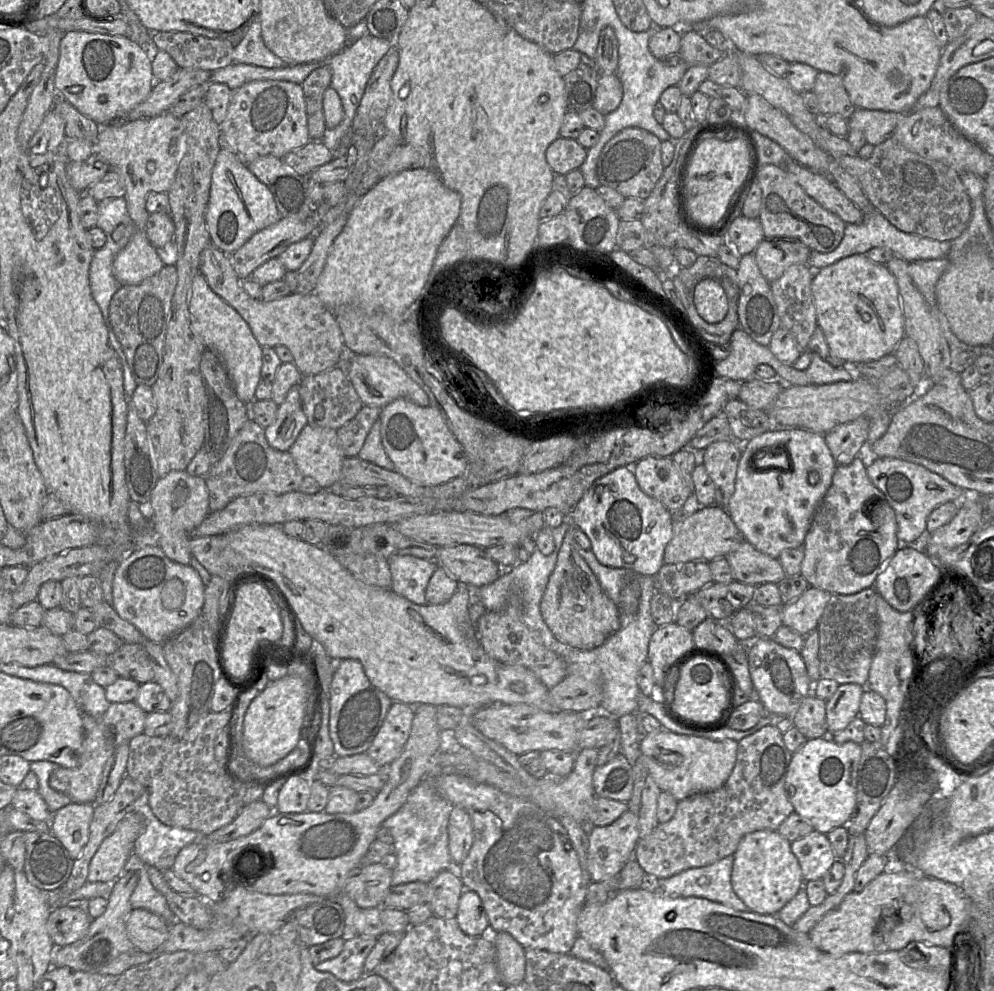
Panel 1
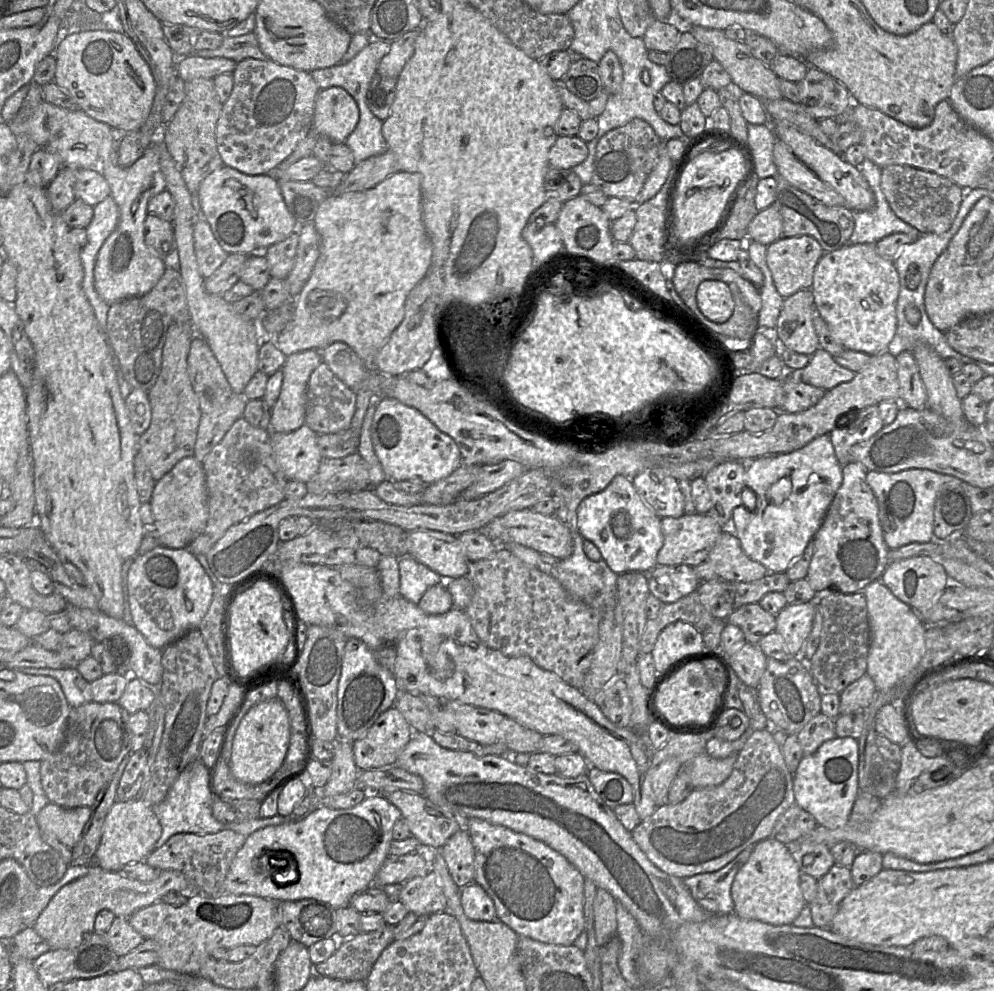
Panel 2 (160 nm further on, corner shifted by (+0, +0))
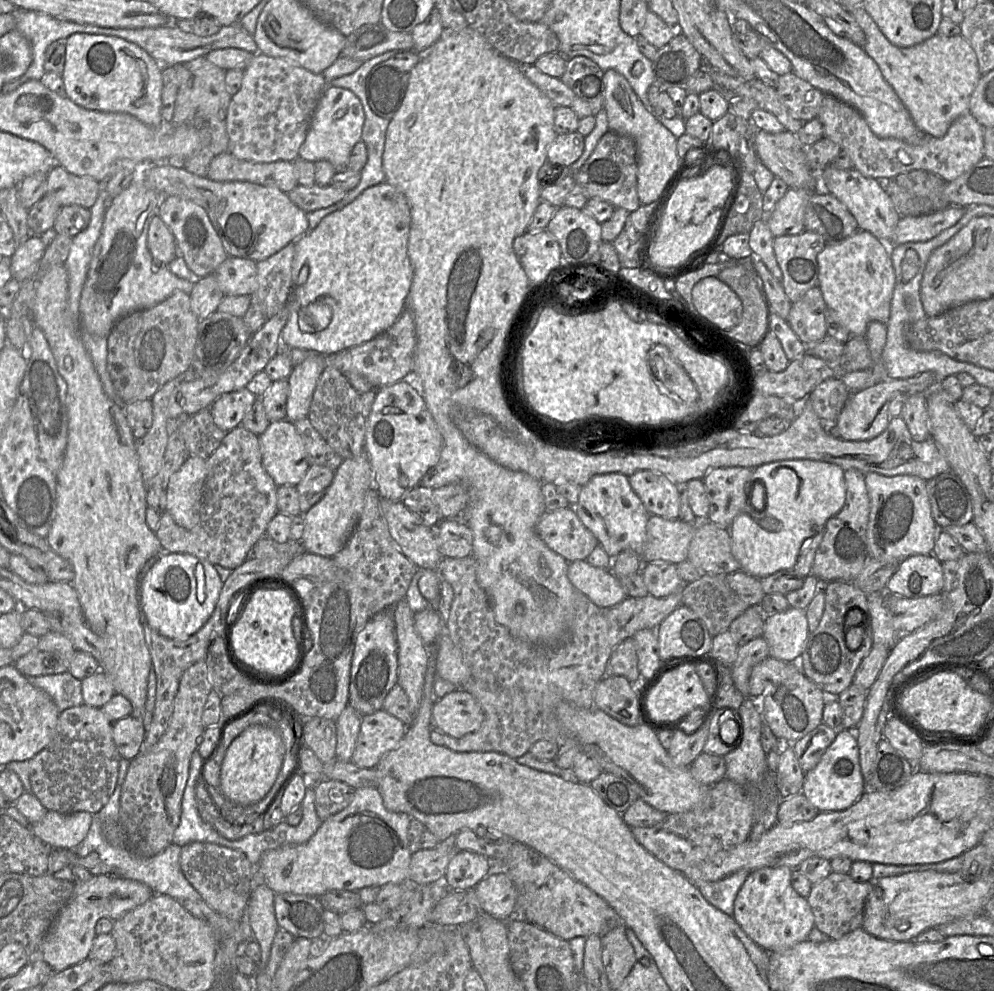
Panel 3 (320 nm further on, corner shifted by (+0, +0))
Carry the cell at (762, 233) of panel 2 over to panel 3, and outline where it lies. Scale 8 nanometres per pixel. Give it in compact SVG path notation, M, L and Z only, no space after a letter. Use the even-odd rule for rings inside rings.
M788 189L774 210L766 215L774 237L797 235L805 230L804 214L812 193L804 189Z

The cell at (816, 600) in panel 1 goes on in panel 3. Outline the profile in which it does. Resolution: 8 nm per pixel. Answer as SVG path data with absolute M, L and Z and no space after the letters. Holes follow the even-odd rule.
M789 607L786 611L765 615L762 637L769 647L769 657L798 662L809 636L806 611Z

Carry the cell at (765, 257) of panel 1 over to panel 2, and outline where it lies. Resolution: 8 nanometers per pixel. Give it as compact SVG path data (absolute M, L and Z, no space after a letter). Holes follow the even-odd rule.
M812 236L781 238L767 246L767 265L778 293L785 299L802 289L810 289L814 270L824 254L820 243Z

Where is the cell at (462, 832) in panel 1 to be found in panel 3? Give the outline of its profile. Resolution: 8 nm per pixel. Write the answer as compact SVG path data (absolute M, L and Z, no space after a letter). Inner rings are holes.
M456 850L442 881L448 889L467 890L483 880L489 869L489 860L486 857L467 850Z

